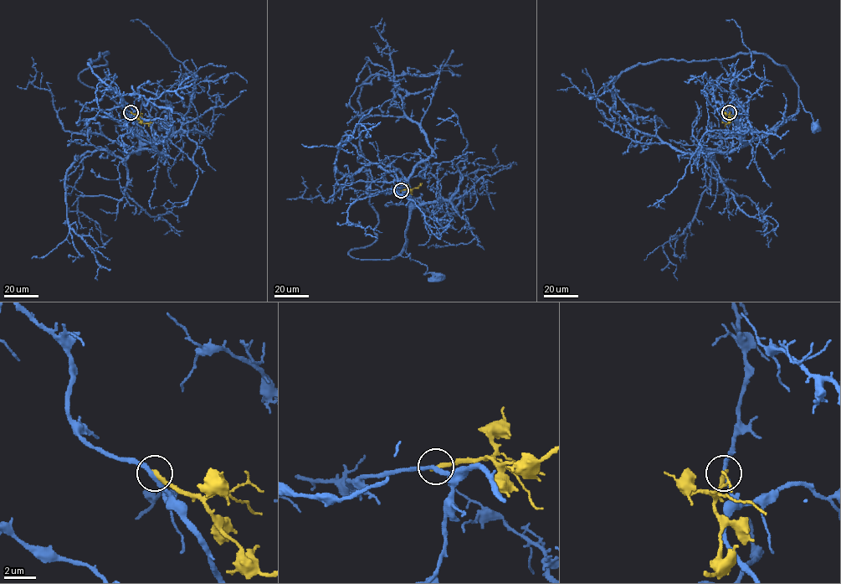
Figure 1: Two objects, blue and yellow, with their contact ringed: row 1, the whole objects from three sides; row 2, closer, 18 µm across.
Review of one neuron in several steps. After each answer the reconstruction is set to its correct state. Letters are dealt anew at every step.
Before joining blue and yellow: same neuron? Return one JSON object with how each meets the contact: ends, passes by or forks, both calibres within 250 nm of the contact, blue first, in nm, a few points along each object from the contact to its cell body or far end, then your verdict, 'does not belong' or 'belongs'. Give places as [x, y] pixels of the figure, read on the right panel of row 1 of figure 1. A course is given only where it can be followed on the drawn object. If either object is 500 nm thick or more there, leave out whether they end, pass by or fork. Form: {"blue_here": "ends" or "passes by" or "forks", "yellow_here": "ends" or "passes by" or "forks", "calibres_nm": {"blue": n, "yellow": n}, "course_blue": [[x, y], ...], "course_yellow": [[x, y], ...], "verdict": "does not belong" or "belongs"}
{"blue_here": "passes by", "yellow_here": "ends", "calibres_nm": {"blue": 260, "yellow": 320}, "course_blue": [[729, 112], [744, 142], [762, 138], [797, 112], [799, 100], [817, 126]], "course_yellow": [[729, 112], [729, 122], [722, 121]], "verdict": "does not belong"}

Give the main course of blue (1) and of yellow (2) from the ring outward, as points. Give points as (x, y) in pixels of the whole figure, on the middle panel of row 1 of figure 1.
1: (401, 190), (419, 204), (409, 220), (406, 252), (411, 260), (427, 266), (424, 275), (438, 278)
2: (401, 190), (417, 188), (420, 183)

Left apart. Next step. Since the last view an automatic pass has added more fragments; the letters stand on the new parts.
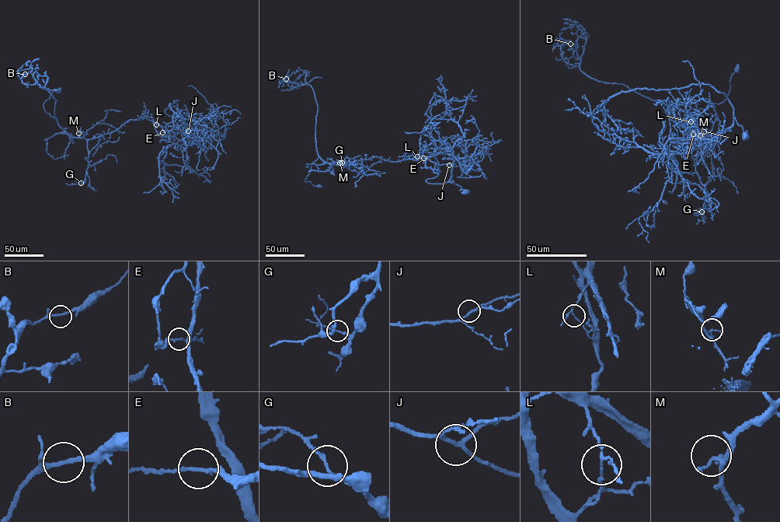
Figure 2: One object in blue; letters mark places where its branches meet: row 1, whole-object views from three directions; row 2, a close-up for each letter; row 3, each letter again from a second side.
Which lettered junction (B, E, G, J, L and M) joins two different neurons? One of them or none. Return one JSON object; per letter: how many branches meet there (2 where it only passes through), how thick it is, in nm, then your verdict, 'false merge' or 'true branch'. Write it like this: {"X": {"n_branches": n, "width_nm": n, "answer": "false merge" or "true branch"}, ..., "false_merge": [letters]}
{"B": {"n_branches": 3, "width_nm": 170, "answer": "true branch"}, "E": {"n_branches": 2, "width_nm": 140, "answer": "true branch"}, "G": {"n_branches": 2, "width_nm": 150, "answer": "true branch"}, "J": {"n_branches": 3, "width_nm": 160, "answer": "true branch"}, "L": {"n_branches": 3, "width_nm": 100, "answer": "false merge"}, "M": {"n_branches": 3, "width_nm": 160, "answer": "true branch"}, "false_merge": ["L"]}

